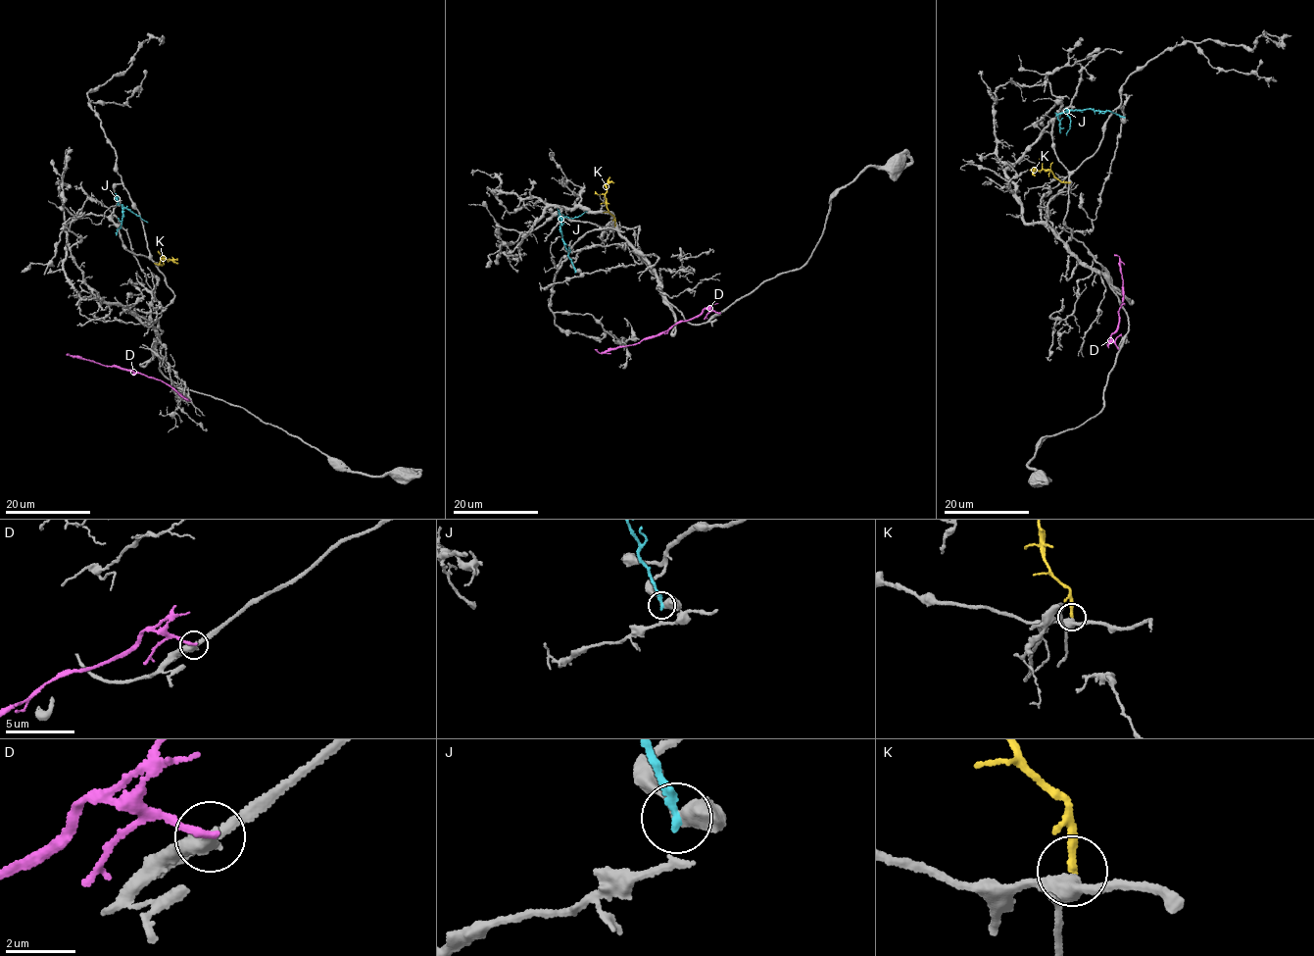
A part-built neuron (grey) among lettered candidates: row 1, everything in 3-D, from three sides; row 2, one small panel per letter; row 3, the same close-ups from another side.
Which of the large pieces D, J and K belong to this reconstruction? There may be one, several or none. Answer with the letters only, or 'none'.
none

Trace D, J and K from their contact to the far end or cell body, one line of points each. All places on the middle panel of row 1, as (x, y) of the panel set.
D: (719, 313), (705, 309), (634, 344), (603, 352), (595, 349)
J: (575, 272), (562, 239), (559, 212), (562, 226)
K: (615, 225), (605, 196), (606, 184), (614, 182)

